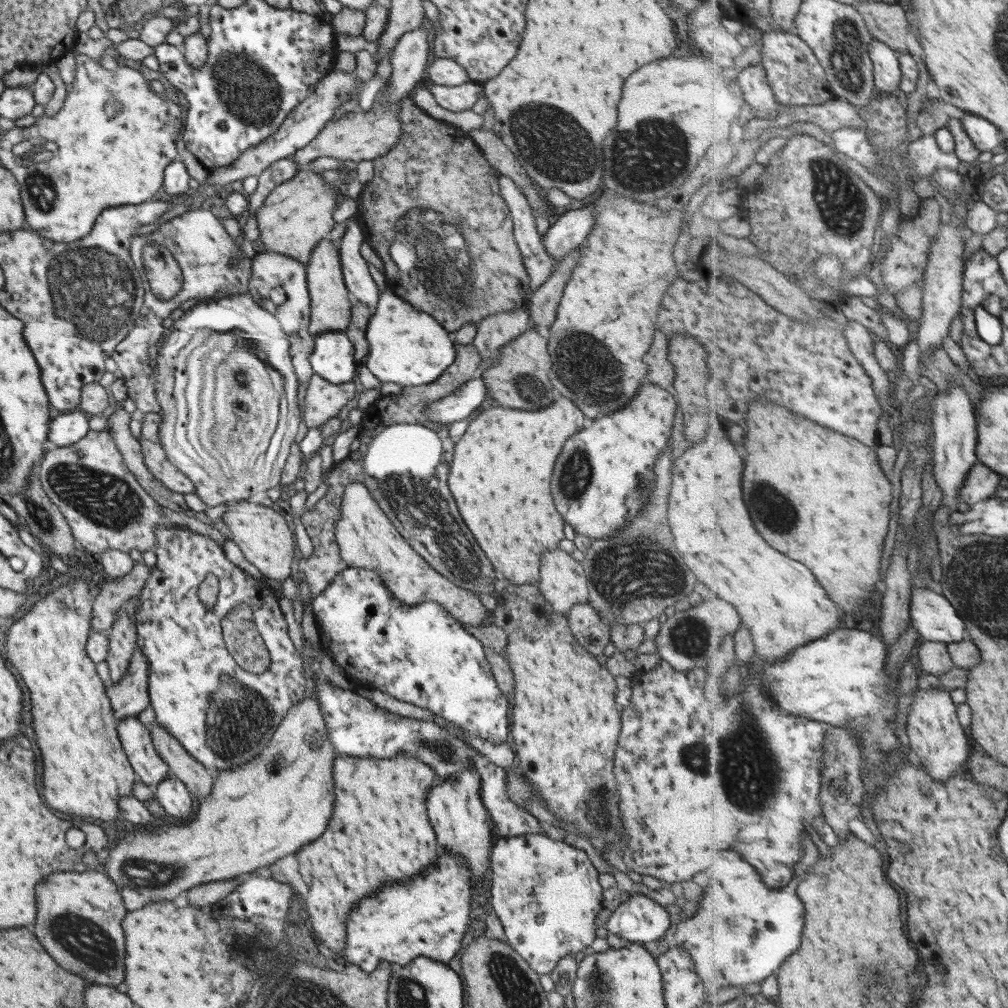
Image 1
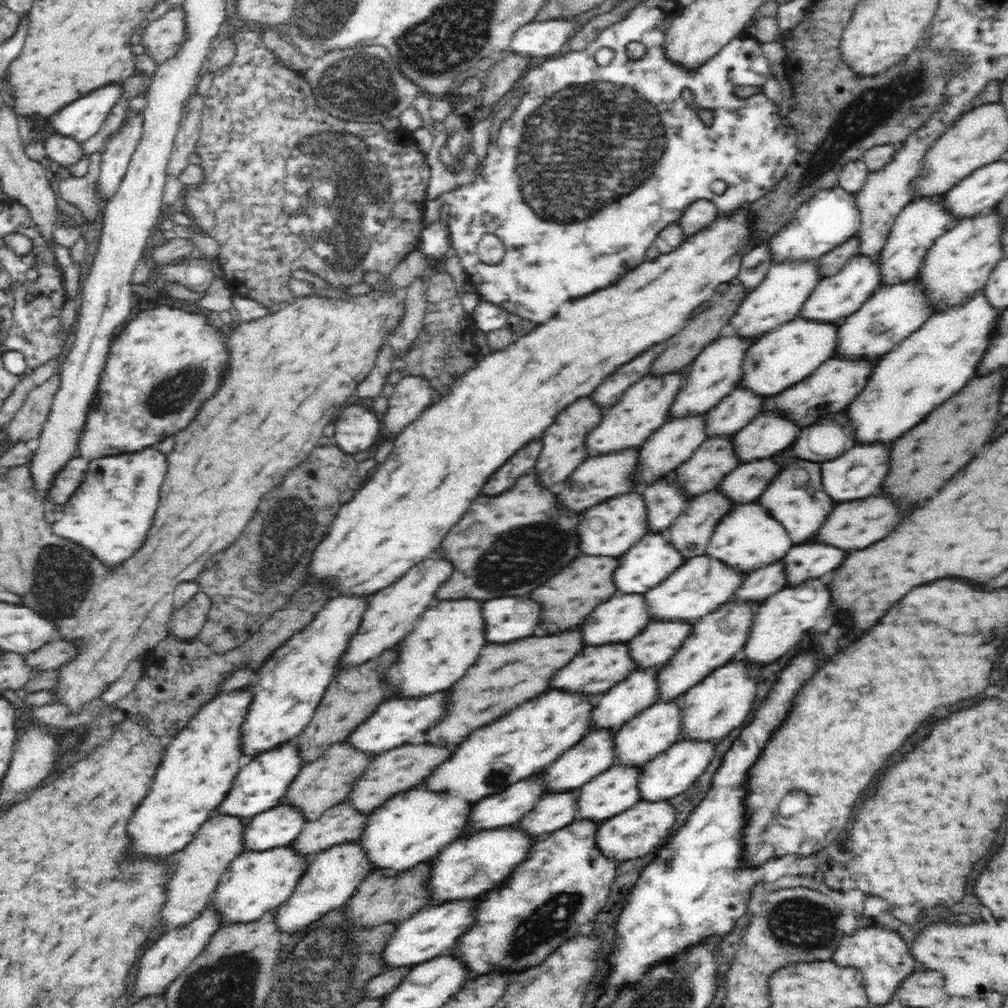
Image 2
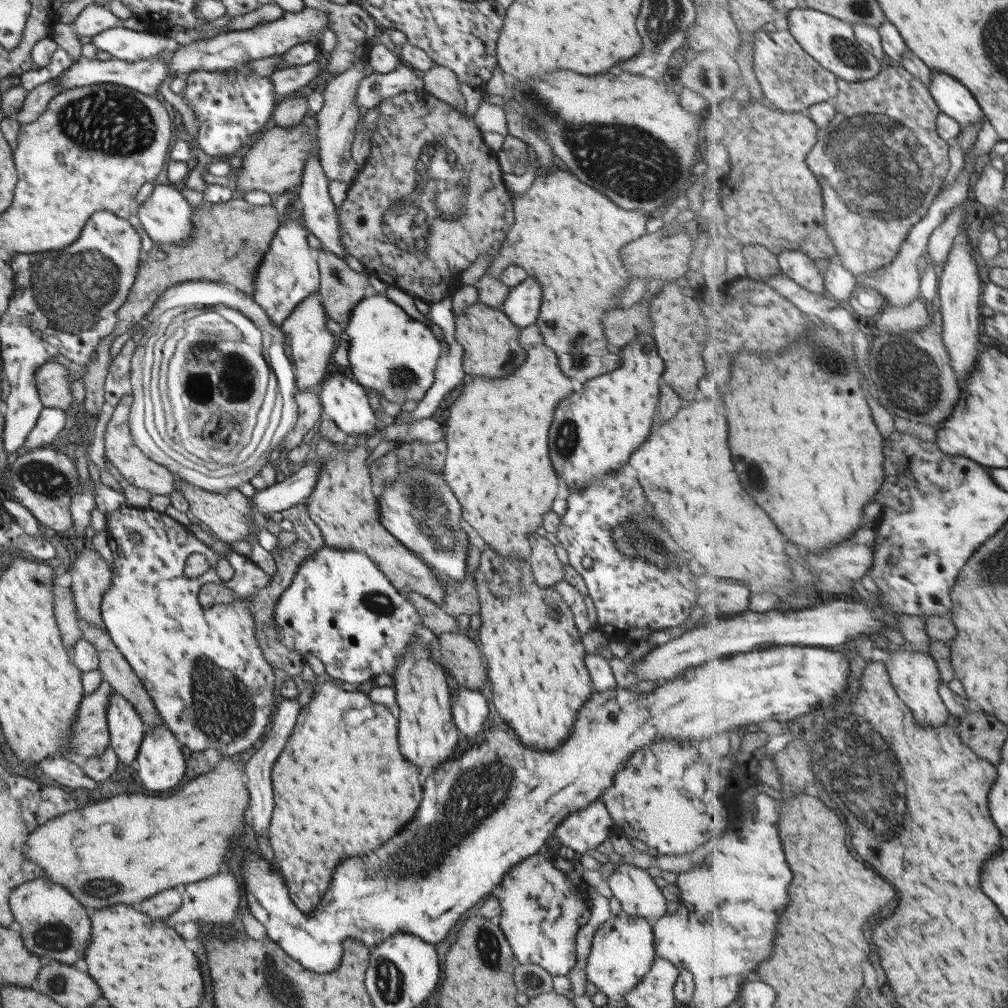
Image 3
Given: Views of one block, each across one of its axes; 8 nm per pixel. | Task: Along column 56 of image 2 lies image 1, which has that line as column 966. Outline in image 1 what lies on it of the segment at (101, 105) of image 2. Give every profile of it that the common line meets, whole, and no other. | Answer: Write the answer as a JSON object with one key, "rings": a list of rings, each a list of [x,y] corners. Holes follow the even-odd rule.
{"rings":[[[965,113],[960,119],[965,132],[972,138],[978,149],[983,152],[995,150],[1001,144],[1001,131],[990,120],[973,113]]]}

